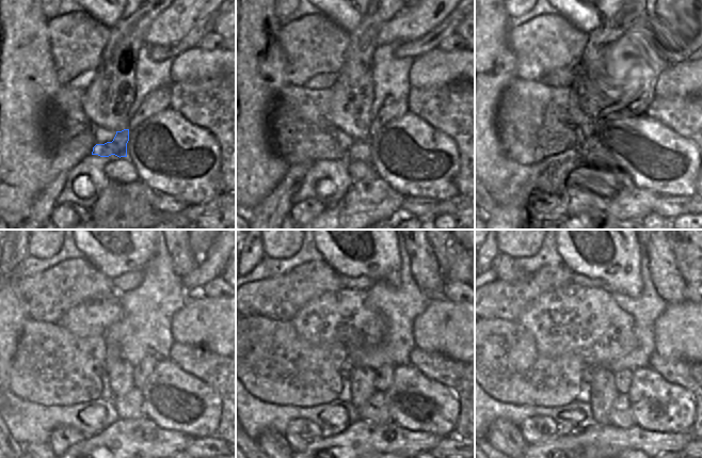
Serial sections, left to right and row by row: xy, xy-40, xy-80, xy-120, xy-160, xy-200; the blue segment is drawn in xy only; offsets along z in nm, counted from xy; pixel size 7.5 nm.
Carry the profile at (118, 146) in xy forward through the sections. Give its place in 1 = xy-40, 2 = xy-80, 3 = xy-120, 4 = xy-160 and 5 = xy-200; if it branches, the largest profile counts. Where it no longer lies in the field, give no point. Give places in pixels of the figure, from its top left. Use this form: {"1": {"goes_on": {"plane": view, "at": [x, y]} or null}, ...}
{"1": {"goes_on": {"plane": "xy-40", "at": [360, 151]}}, "2": {"goes_on": {"plane": "xy-80", "at": [603, 158]}}, "3": {"goes_on": {"plane": "xy-120", "at": [130, 406]}}, "4": {"goes_on": {"plane": "xy-160", "at": [376, 410]}}, "5": {"goes_on": {"plane": "xy-200", "at": [620, 415]}}}

